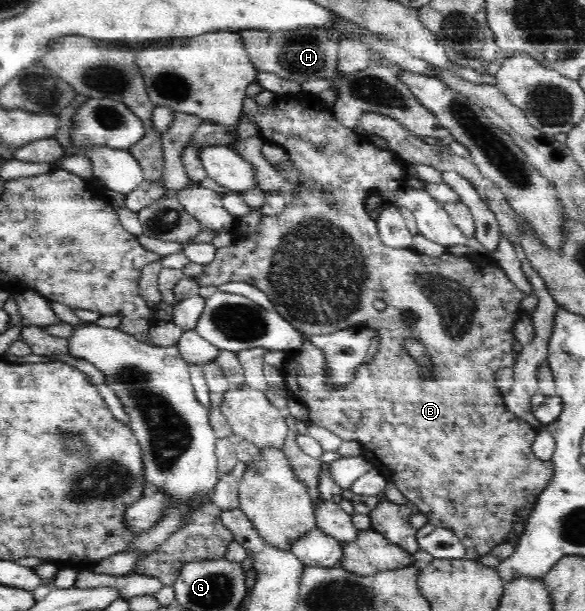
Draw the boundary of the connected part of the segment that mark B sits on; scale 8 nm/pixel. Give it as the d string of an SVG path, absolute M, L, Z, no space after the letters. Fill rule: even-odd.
M287 94L284 96L276 95L271 105L260 105L258 98L246 98L243 104L243 113L249 118L255 120L257 128L259 128L259 136L267 145L281 146L289 155L290 161L297 166L297 170L301 172L301 183L295 184L297 188L297 199L289 202L285 209L277 215L260 215L259 211L251 210L241 219L236 219L235 226L231 231L233 242L229 246L217 248L217 253L211 263L203 266L203 273L193 277L199 283L199 286L219 286L223 283L232 283L243 281L258 287L263 291L269 301L273 303L274 311L279 313L291 326L299 330L304 337L303 345L300 350L290 354L289 363L282 368L284 374L284 393L295 399L298 399L309 410L309 421L319 425L332 433L337 434L345 441L357 441L361 444L363 450L362 455L383 474L387 482L393 482L401 490L401 493L410 501L415 509L427 516L427 519L436 527L444 527L454 531L454 534L462 541L466 549L466 557L473 560L479 560L480 557L487 555L493 551L497 545L503 542L511 542L516 546L518 536L513 530L513 523L521 521L525 523L532 512L533 506L537 503L539 494L543 488L550 483L554 477L554 465L552 459L543 461L535 457L532 450L533 441L537 437L537 432L527 424L527 422L511 413L505 405L503 393L498 390L495 379L495 371L503 367L512 369L515 365L518 354L513 351L515 339L513 329L515 323L522 316L520 305L526 298L523 292L519 292L519 287L515 286L507 277L507 274L498 266L493 254L490 255L473 255L468 253L465 256L454 256L445 251L439 257L431 257L423 253L416 252L415 249L403 248L395 249L383 243L378 232L377 220L371 218L365 210L365 203L371 195L380 195L384 197L387 203L391 204L391 197L395 195L397 189L401 189L407 184L406 163L390 150L381 149L367 141L362 134L355 132L354 128L345 127L333 113L329 111L319 111L313 107L307 107L309 103L305 103L303 97L299 94ZM332 199L337 202L337 209L332 209ZM383 300L387 304L384 311L375 309L373 302ZM343 329L375 329L379 337L379 350L374 359L370 363L364 363L359 366L354 373L354 378L345 385L331 386L327 382L327 370L325 370L326 360L324 354L309 340L311 335L333 334ZM409 338L419 340L428 350L428 356L431 359L433 369L427 367L427 371L423 371L425 367L420 367L409 354L405 351L405 342Z

